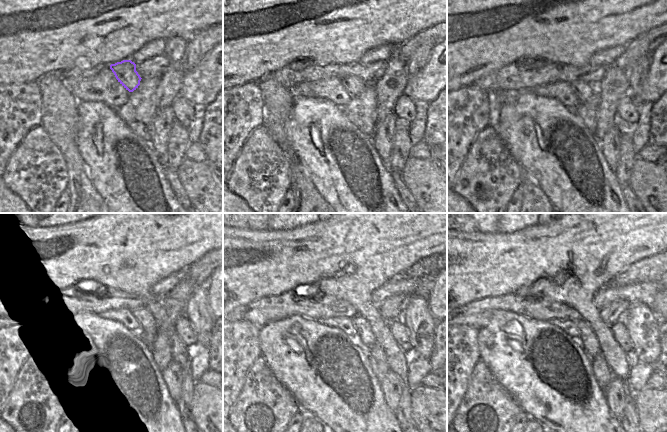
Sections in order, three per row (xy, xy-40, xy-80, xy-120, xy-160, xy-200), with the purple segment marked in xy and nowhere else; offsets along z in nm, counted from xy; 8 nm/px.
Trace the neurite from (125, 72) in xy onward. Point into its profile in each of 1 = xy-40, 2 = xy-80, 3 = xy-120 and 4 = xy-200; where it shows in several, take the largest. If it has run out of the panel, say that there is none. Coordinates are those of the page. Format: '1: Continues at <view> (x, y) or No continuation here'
1: Continues at xy-40 (354, 86)
2: Continues at xy-80 (582, 90)
3: Continues at xy-120 (139, 321)
4: Continues at xy-200 (587, 338).

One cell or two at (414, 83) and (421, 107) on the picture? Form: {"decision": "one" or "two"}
{"decision": "two"}

